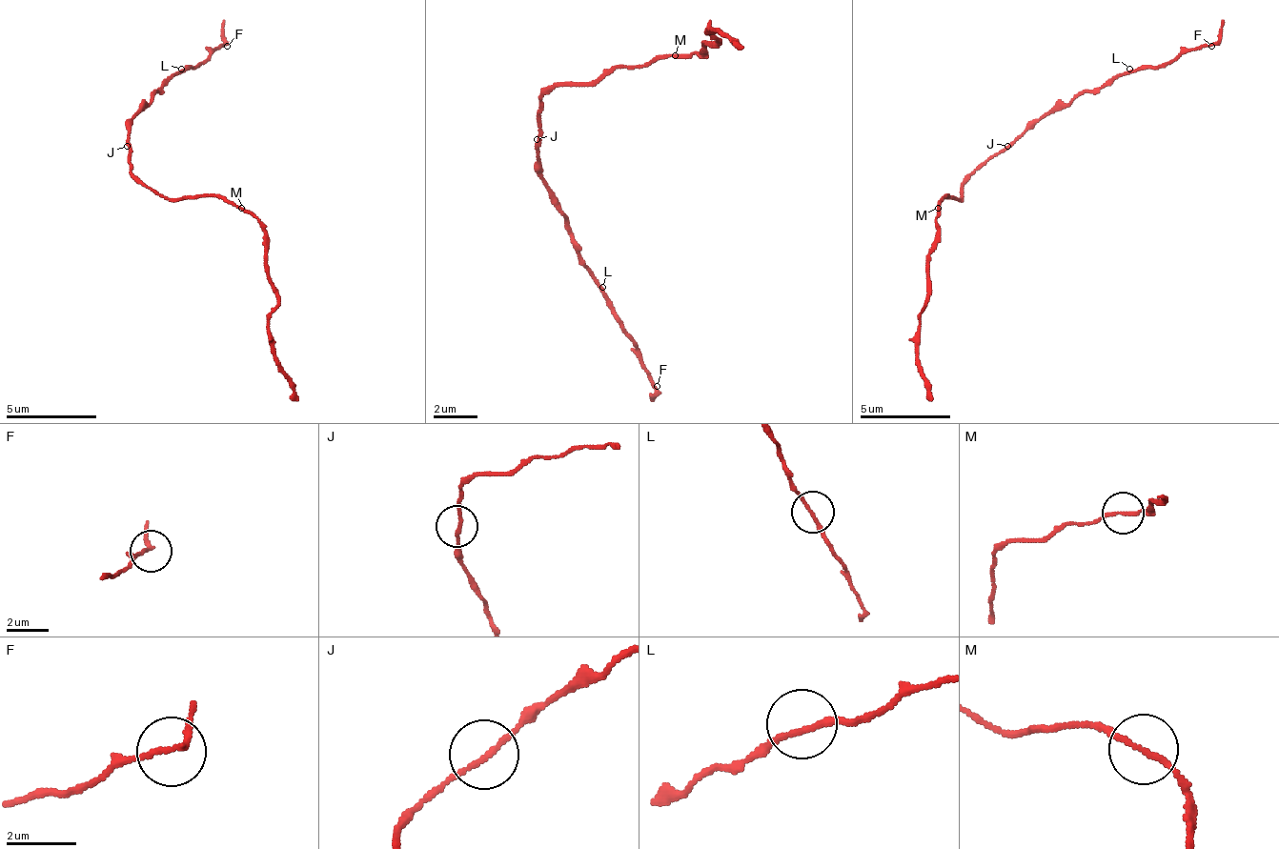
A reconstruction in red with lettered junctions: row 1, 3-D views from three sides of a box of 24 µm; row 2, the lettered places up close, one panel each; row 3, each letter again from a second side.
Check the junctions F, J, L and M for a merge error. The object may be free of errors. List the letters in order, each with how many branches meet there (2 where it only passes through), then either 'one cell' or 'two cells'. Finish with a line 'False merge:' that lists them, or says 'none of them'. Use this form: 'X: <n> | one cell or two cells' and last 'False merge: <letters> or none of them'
F: 2 | one cell
J: 2 | one cell
L: 2 | one cell
M: 2 | one cell
False merge: none of them

